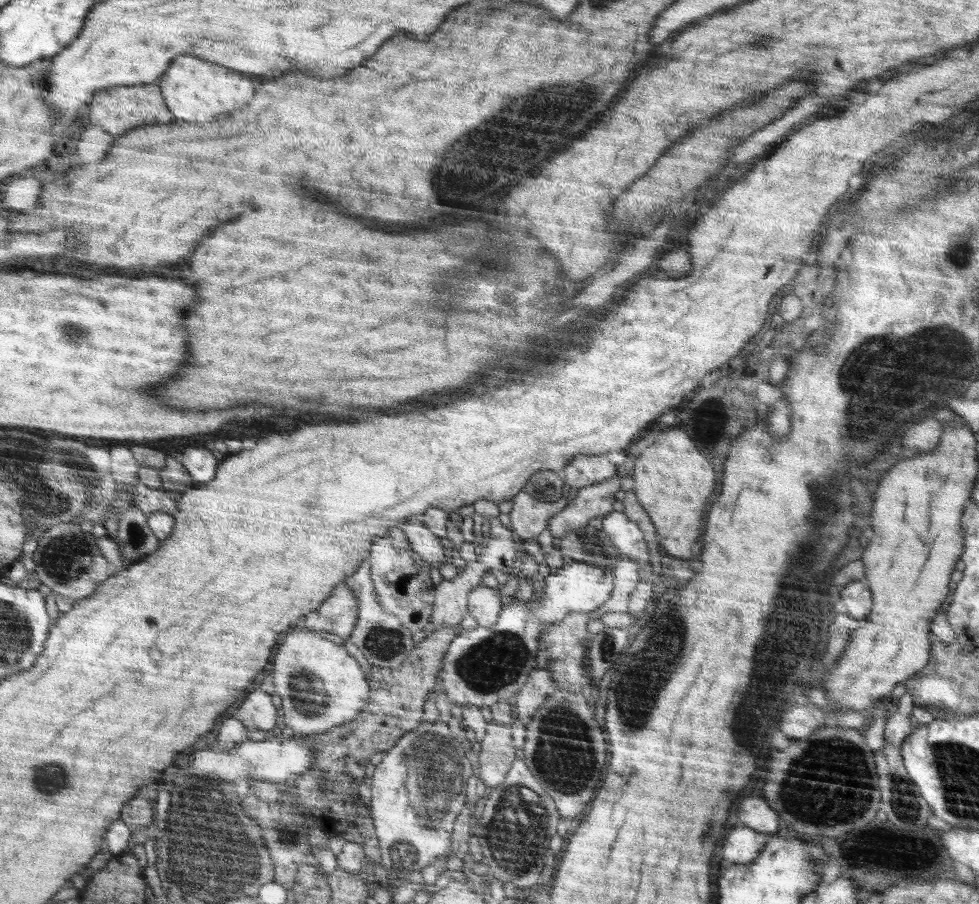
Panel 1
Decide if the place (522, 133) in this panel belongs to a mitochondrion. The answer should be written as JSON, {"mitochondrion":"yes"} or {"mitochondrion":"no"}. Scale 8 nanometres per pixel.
{"mitochondrion":"yes"}

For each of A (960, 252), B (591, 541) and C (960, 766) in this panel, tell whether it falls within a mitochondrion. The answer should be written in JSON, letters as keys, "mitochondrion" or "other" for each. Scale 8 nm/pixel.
{"A":"mitochondrion","B":"mitochondrion","C":"mitochondrion"}

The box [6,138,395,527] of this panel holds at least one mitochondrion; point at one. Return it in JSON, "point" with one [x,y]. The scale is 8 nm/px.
{"point":[84,334]}

